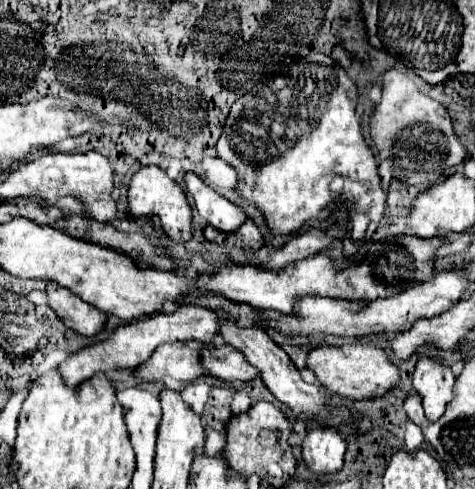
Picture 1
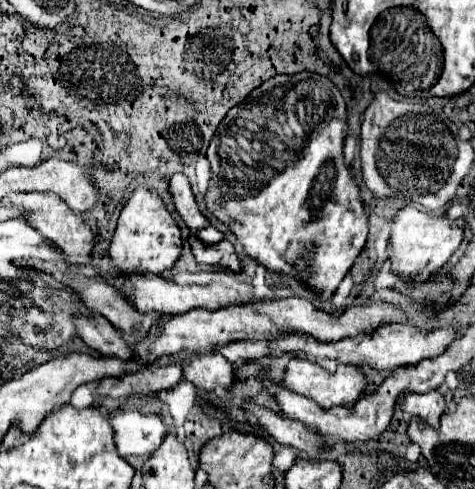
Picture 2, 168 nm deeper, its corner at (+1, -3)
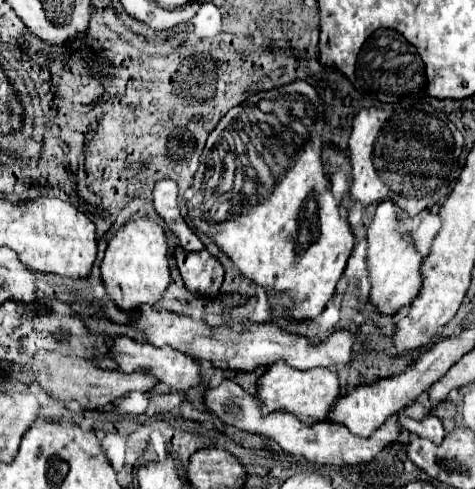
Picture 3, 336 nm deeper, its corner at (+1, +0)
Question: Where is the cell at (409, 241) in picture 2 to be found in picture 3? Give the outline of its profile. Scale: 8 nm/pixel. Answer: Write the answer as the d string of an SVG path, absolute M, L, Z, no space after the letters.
M383 201L377 207L377 215L367 233L369 253L367 267L371 277L371 301L377 305L381 313L397 313L403 305L409 305L421 291L423 277L421 267L425 255L417 251L415 243L407 233L401 233L401 221L397 217L397 207L393 201Z

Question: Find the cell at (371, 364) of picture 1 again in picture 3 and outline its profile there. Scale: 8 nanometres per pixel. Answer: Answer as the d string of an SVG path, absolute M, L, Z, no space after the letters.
M279 361L279 363L271 365L267 369L267 373L259 379L257 397L261 399L265 413L289 411L295 417L299 417L299 421L303 421L305 425L313 425L319 421L327 421L327 413L337 403L339 393L341 393L339 375L335 371L325 369L325 367L317 367L311 371L299 371L299 369L291 369L291 365L285 365Z

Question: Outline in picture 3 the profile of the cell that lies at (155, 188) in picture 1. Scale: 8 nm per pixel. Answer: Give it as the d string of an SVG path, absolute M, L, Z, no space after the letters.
M145 215L127 221L111 237L101 261L101 277L111 301L115 301L123 311L137 311L141 305L155 305L171 281L167 253L167 235L159 223Z

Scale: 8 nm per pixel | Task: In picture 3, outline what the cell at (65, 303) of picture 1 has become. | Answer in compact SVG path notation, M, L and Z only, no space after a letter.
M113 337L109 351L113 355L113 361L125 373L133 373L133 371L153 373L161 383L169 385L175 391L187 391L191 387L201 385L201 361L195 357L183 355L171 347L153 347L151 343L139 343L129 337Z

